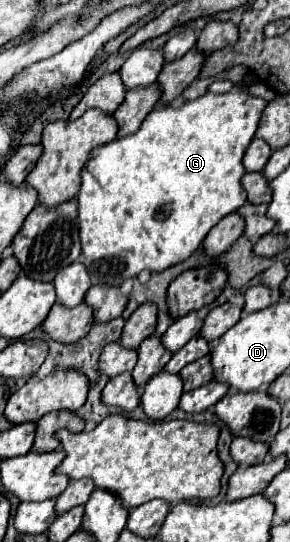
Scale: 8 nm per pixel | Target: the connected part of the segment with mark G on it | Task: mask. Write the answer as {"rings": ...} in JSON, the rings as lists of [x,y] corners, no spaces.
{"rings":[[[239,82],[235,84],[229,92],[225,94],[203,94],[199,96],[197,100],[191,100],[191,102],[183,102],[179,106],[161,106],[157,104],[149,116],[143,120],[141,128],[127,136],[127,138],[117,138],[105,146],[97,146],[91,154],[89,154],[89,160],[81,172],[81,190],[79,190],[79,238],[81,238],[81,246],[83,246],[83,264],[87,266],[89,274],[91,274],[91,280],[93,284],[109,284],[109,286],[119,286],[123,280],[127,278],[135,278],[141,270],[151,270],[151,272],[161,272],[177,262],[183,262],[185,258],[189,258],[203,242],[203,238],[207,236],[207,232],[227,214],[231,212],[237,212],[245,202],[247,202],[247,194],[241,186],[241,178],[245,174],[245,168],[243,168],[243,154],[249,146],[249,142],[253,140],[255,136],[255,130],[257,130],[257,124],[259,124],[259,118],[261,118],[261,112],[265,108],[265,100],[261,100],[259,97],[251,96],[247,90],[245,90],[245,82]]]}

